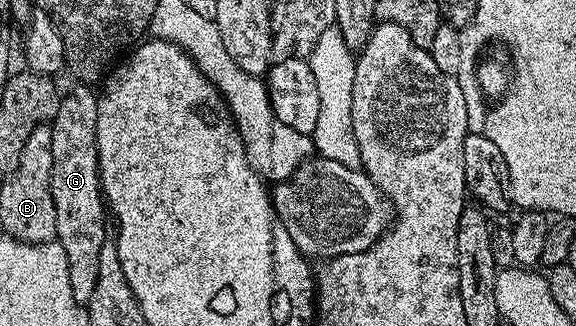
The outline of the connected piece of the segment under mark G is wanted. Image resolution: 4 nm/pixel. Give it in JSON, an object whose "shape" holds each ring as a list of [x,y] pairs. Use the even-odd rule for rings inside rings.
{"shape":[[[73,85],[61,96],[59,113],[55,113],[51,124],[51,197],[55,201],[55,217],[57,218],[56,242],[63,245],[63,253],[67,253],[67,267],[71,277],[71,293],[75,293],[75,301],[88,304],[91,293],[95,293],[95,281],[99,281],[99,253],[107,241],[105,235],[105,215],[107,219],[107,204],[101,194],[101,170],[97,156],[97,124],[98,92],[89,85]]]}

